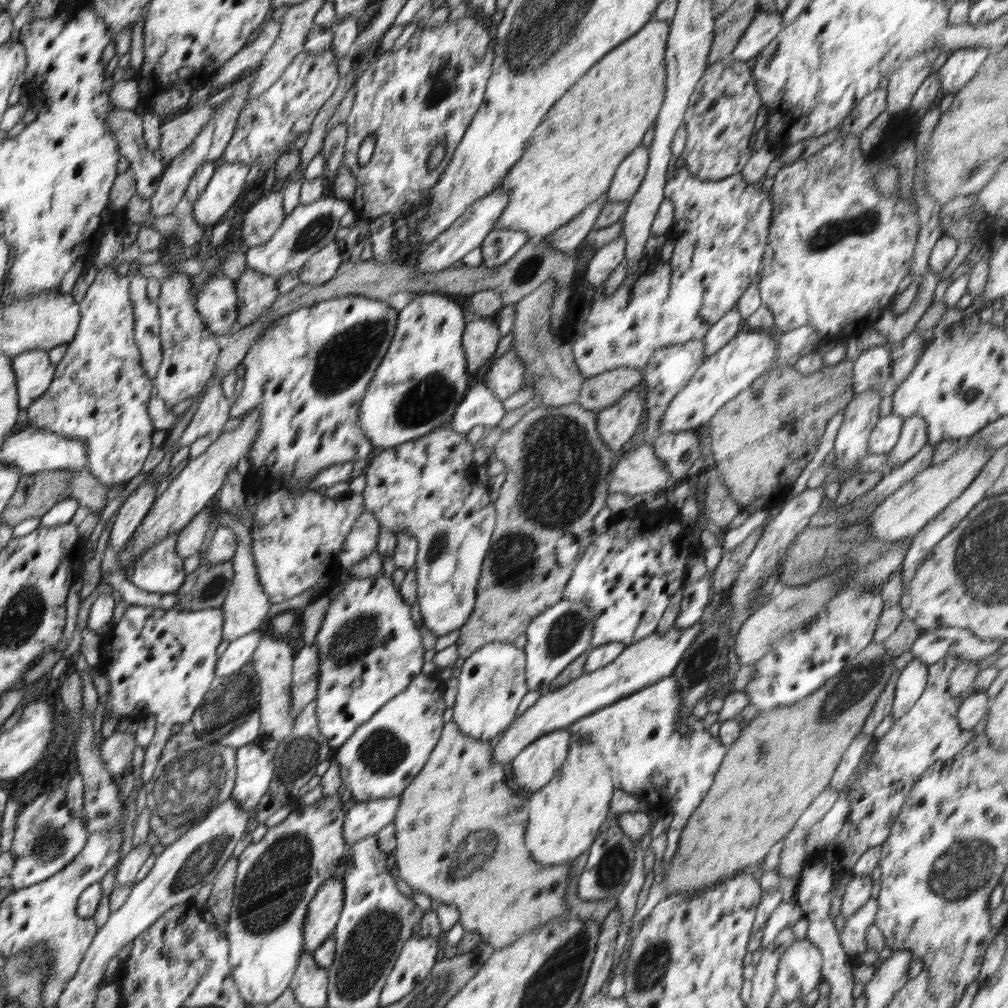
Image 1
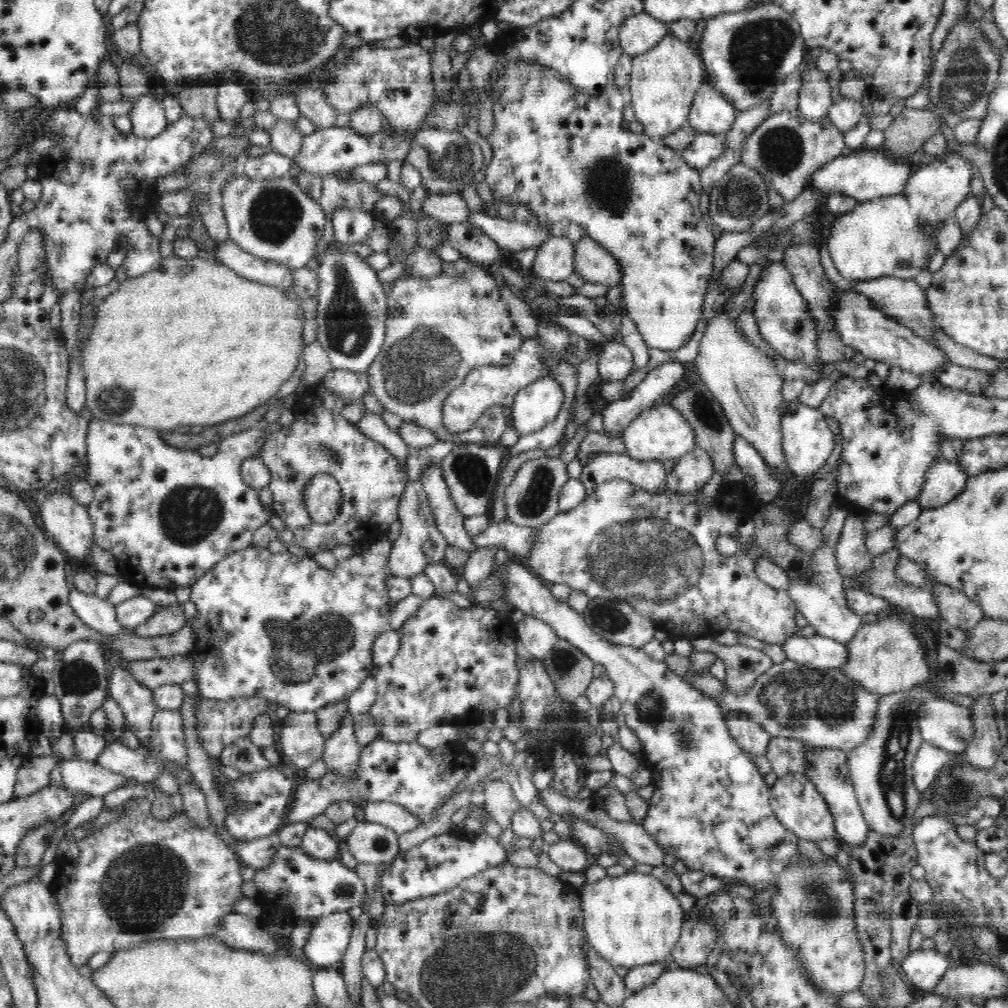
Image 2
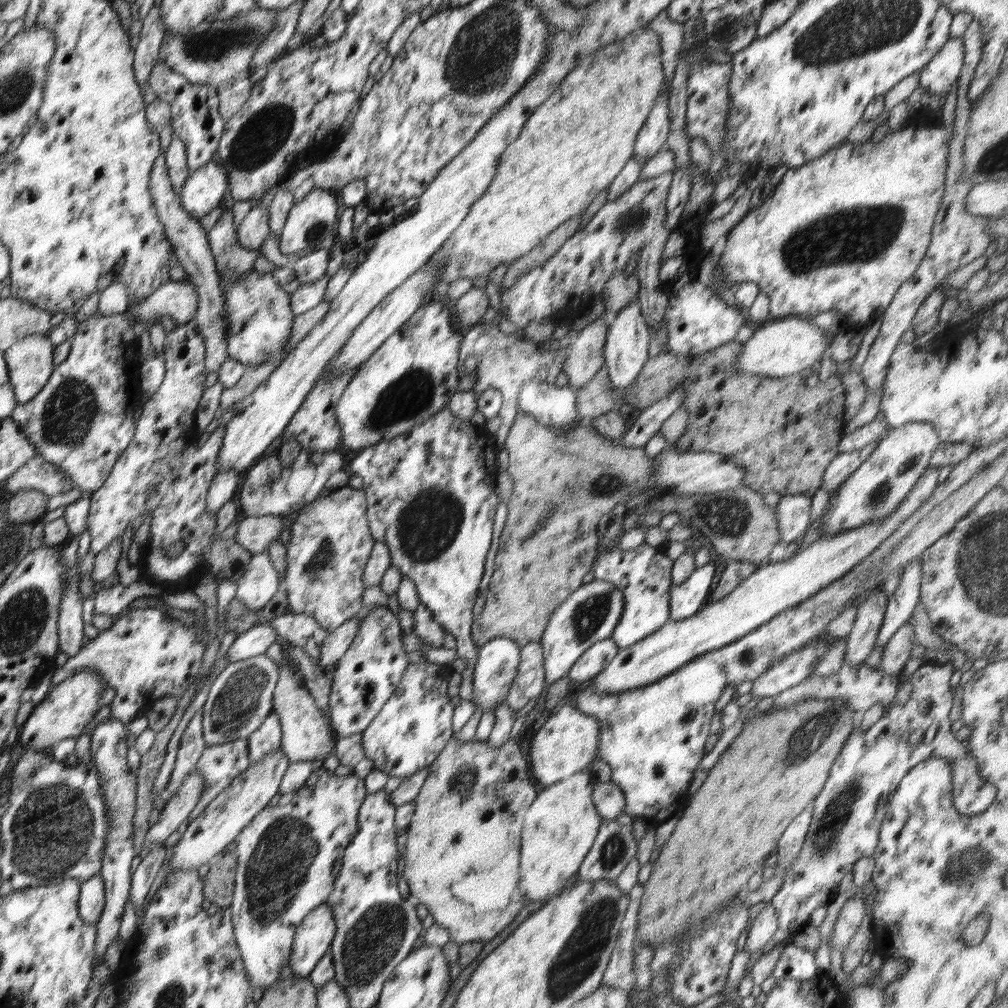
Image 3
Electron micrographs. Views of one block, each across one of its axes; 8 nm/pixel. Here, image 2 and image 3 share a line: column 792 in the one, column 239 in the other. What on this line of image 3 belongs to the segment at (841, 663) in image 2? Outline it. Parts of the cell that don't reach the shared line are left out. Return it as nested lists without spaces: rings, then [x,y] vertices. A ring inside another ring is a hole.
[[[267,621],[258,623],[250,630],[239,634],[228,652],[226,652],[226,659],[230,663],[246,660],[246,658],[253,658],[260,654],[265,654],[268,648],[276,643],[277,634]]]

